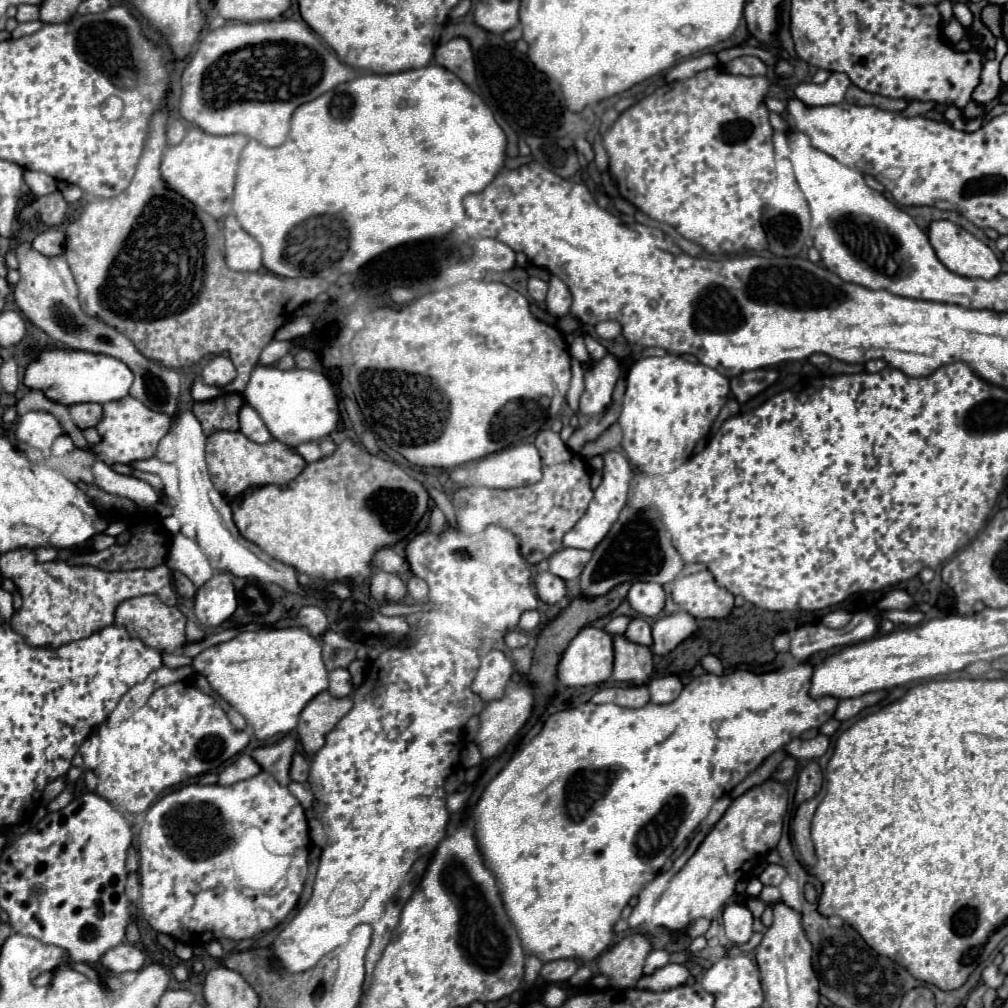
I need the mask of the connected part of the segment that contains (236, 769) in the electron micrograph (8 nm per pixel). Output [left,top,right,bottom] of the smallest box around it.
[217,754,261,786]

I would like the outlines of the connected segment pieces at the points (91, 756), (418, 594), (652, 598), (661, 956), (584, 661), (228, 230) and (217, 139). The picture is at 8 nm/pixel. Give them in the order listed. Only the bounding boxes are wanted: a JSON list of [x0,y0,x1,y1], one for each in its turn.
[[81,734,99,770],[407,576,429,600],[627,582,665,618],[643,950,669,976],[557,626,613,688],[225,216,263,272],[161,126,249,220]]

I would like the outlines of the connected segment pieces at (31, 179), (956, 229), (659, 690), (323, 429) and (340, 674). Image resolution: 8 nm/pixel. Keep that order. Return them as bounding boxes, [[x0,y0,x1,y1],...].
[[25,172,57,196],[929,220,1001,278],[649,676,683,704],[243,366,339,446],[329,670,353,698]]

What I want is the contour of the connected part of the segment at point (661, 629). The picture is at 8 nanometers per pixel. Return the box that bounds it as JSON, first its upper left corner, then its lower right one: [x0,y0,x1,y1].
[651,612,697,654]

